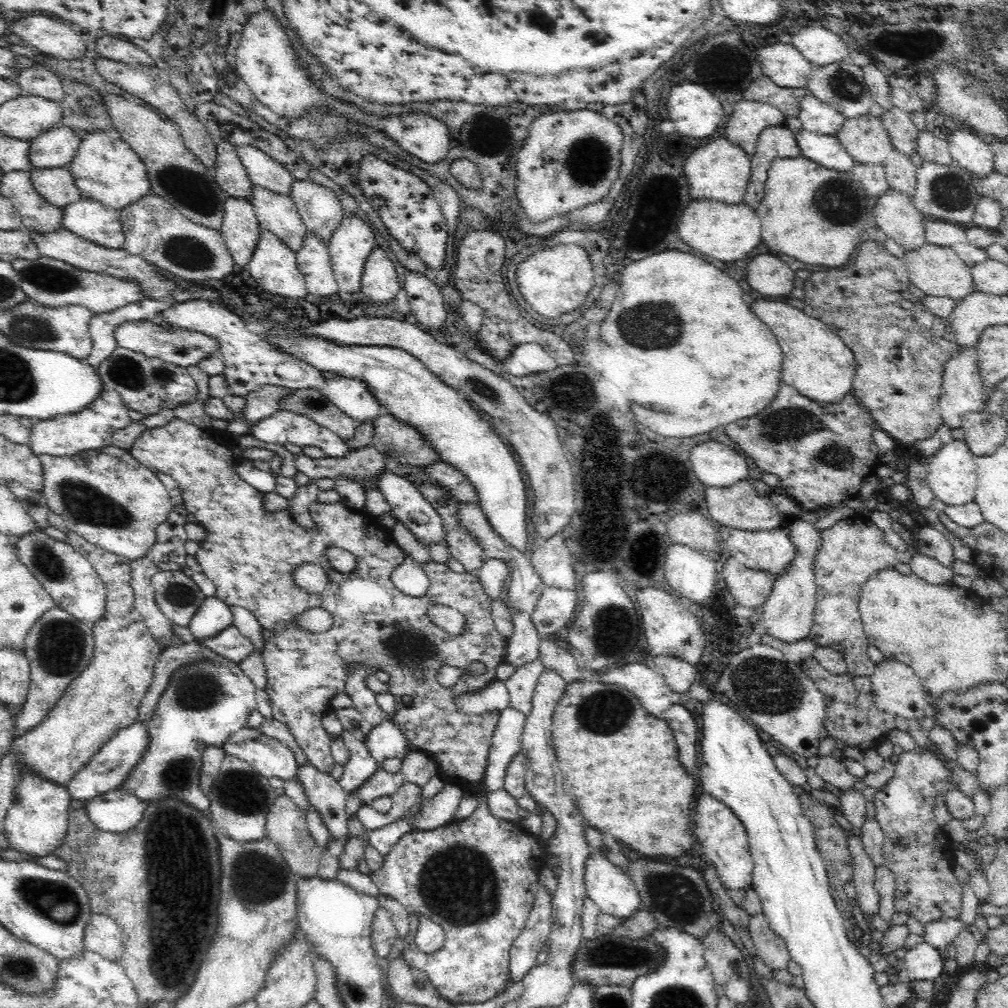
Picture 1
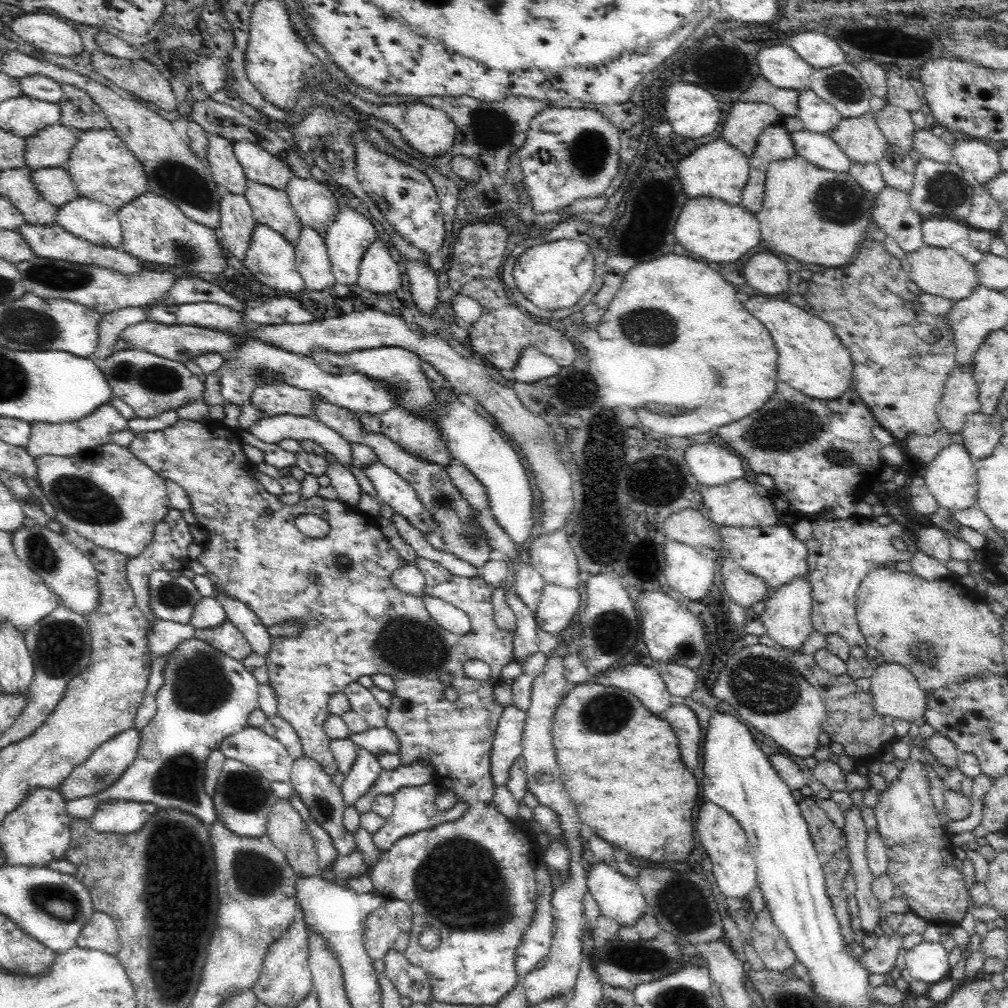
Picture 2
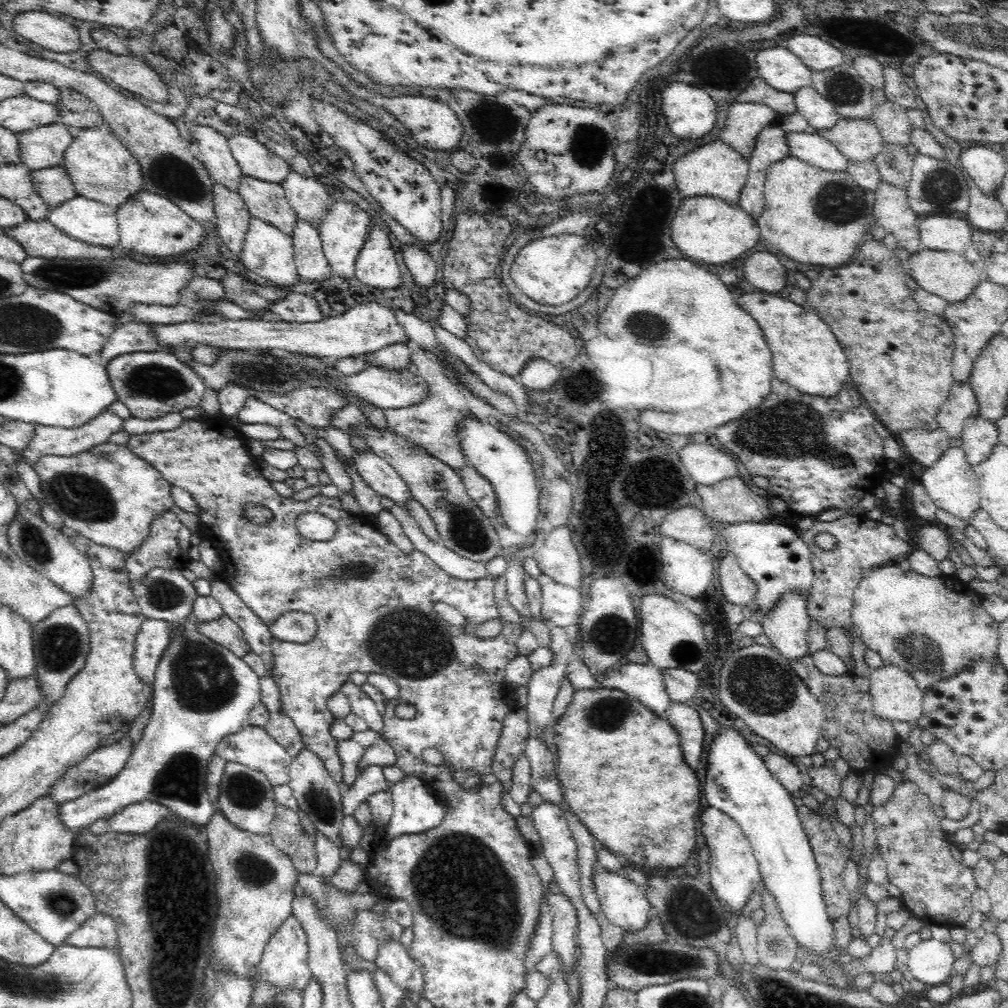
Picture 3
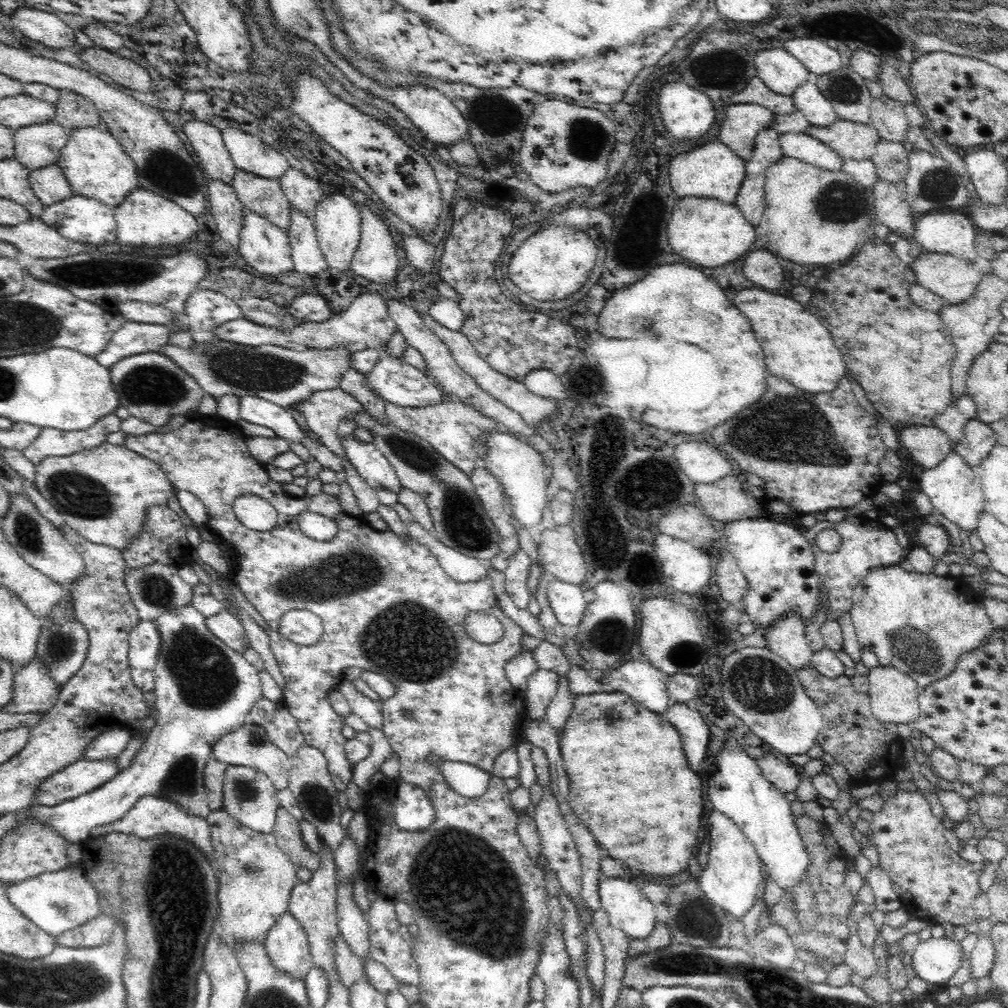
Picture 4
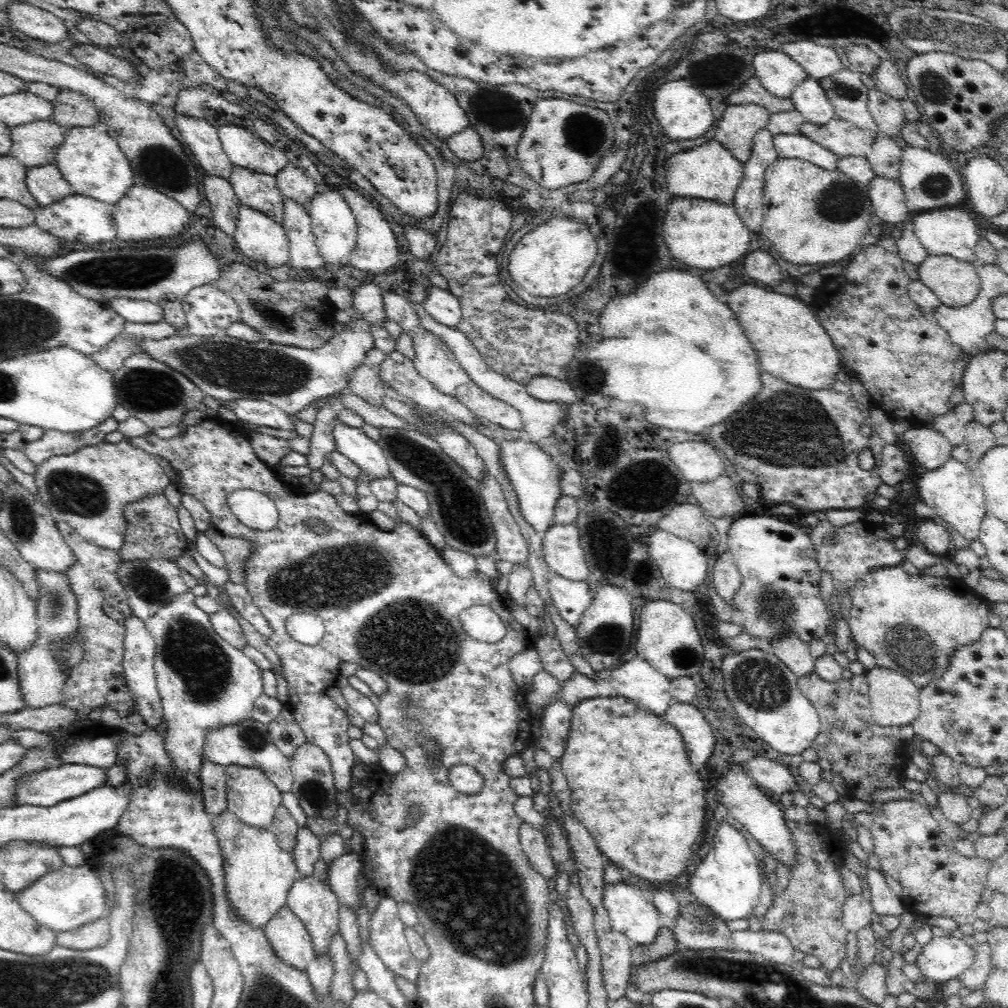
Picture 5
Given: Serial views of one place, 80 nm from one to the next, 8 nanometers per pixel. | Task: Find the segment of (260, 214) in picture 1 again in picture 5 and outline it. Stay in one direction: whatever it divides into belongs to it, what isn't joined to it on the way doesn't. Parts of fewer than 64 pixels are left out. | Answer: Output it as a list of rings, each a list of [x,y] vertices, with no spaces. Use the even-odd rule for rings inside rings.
[[[233,166],[229,183],[242,206],[248,206],[283,226],[285,200],[275,176]]]

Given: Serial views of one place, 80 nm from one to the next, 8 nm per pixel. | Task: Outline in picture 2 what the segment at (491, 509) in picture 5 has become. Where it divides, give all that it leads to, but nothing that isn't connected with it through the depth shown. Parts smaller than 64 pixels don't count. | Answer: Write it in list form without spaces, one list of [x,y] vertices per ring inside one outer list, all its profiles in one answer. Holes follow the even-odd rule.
[[[452,460],[448,466],[442,466],[442,469],[446,471],[448,479],[452,481],[454,487],[460,491],[461,496],[472,509],[482,511],[488,509],[489,503],[484,494],[484,487],[464,465]]]

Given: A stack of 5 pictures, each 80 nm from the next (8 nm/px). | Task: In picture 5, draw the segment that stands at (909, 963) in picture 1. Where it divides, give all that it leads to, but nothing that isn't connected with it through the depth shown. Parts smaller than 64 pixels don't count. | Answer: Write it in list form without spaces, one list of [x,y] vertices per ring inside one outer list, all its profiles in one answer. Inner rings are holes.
[[[947,934],[932,937],[930,942],[921,947],[915,964],[926,980],[938,984],[957,978],[964,969],[972,965],[977,954],[976,946],[971,947],[964,939]]]

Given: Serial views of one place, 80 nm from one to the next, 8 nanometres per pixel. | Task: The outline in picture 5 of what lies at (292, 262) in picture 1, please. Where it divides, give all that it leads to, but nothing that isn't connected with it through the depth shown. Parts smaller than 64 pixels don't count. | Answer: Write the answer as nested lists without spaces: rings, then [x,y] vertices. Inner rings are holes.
[[[241,205],[239,212],[235,241],[240,252],[268,269],[290,266],[289,243],[283,226],[248,206]]]

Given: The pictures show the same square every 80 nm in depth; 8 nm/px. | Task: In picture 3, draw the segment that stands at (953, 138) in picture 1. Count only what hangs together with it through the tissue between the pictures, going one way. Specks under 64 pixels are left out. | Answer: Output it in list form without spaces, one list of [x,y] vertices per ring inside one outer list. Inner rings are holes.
[[[980,143],[968,148],[960,148],[958,162],[974,179],[980,191],[990,197],[994,196],[1002,185],[1002,178],[1007,171],[1003,155]]]

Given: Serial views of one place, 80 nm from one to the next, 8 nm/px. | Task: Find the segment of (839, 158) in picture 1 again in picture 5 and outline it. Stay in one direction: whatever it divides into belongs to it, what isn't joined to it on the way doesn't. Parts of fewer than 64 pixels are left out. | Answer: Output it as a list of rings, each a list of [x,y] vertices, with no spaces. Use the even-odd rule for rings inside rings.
[[[801,132],[798,134],[777,134],[773,138],[773,143],[779,157],[802,159],[824,170],[838,169],[839,157]]]

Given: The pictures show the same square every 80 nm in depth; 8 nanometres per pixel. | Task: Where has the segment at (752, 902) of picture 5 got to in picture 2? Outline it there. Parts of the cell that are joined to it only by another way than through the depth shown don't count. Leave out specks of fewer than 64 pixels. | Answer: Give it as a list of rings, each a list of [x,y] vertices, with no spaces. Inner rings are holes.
[[[704,800],[698,810],[696,834],[700,837],[699,843],[702,844],[714,864],[714,876],[724,898],[727,896],[746,898],[748,892],[756,886],[756,861],[752,856],[747,834],[742,826],[724,808],[710,800]]]

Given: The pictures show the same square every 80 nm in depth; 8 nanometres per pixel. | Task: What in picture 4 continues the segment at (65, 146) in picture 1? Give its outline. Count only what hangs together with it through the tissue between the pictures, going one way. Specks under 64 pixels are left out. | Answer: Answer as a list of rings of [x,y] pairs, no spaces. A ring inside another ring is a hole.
[[[42,123],[13,131],[15,158],[30,170],[56,165],[69,133],[60,123]]]

